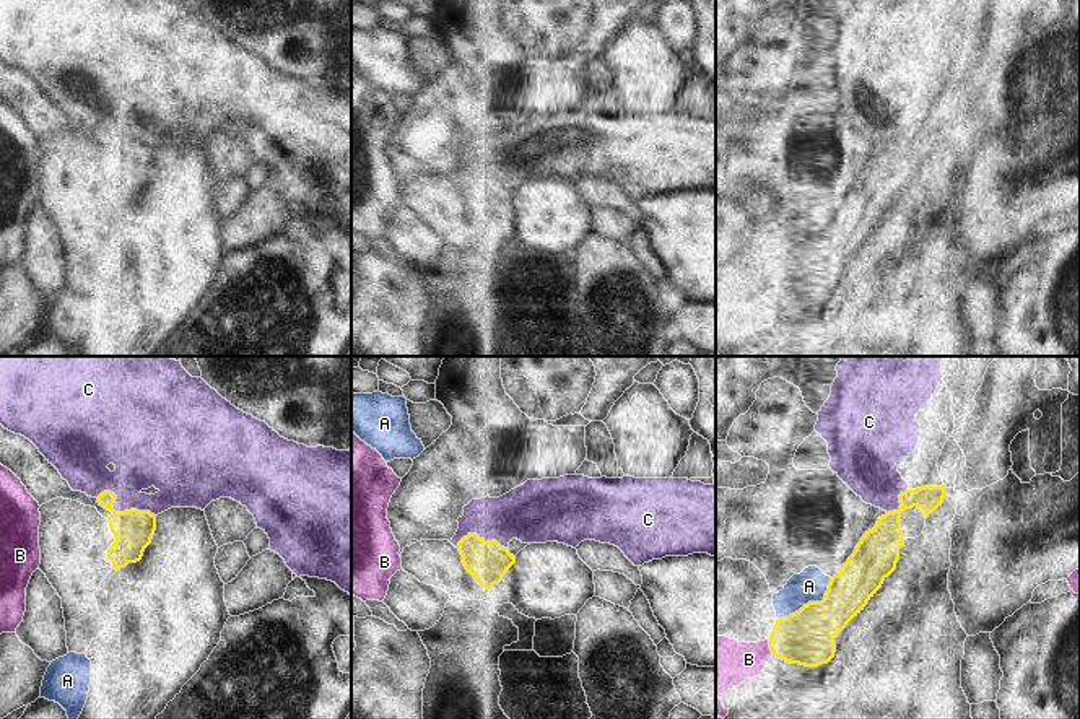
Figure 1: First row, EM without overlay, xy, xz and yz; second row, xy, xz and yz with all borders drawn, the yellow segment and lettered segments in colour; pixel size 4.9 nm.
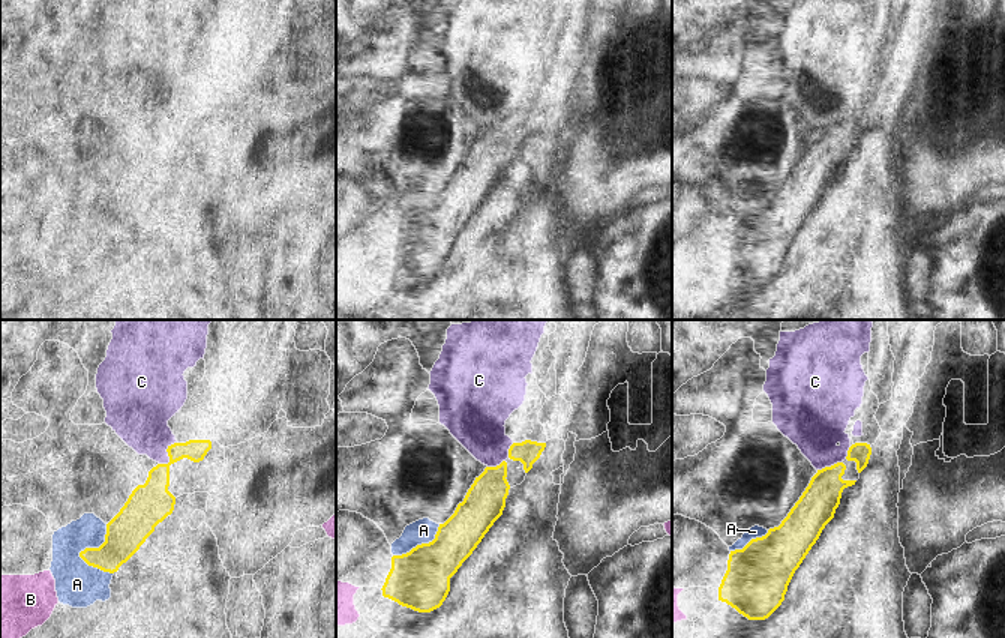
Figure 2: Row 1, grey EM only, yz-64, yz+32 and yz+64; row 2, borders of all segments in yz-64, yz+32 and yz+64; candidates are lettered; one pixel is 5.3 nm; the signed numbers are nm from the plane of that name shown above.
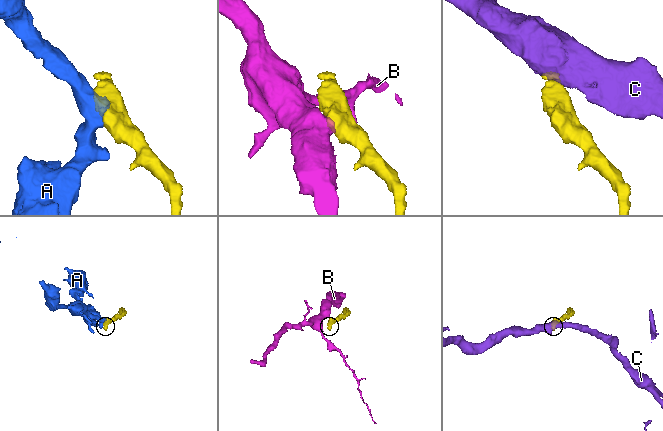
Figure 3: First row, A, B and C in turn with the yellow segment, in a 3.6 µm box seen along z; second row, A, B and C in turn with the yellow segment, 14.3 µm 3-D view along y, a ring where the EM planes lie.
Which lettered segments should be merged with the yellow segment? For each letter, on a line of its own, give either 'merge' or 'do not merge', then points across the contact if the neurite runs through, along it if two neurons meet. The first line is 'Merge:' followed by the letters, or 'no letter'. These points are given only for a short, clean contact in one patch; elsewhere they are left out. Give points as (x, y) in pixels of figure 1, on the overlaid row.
Merge: no letter
A: do not merge
B: do not merge; border along yz (768, 640), (773, 654)
C: do not merge; border along xy (96, 496), (111, 492), (116, 511), (148, 509), (155, 516)

